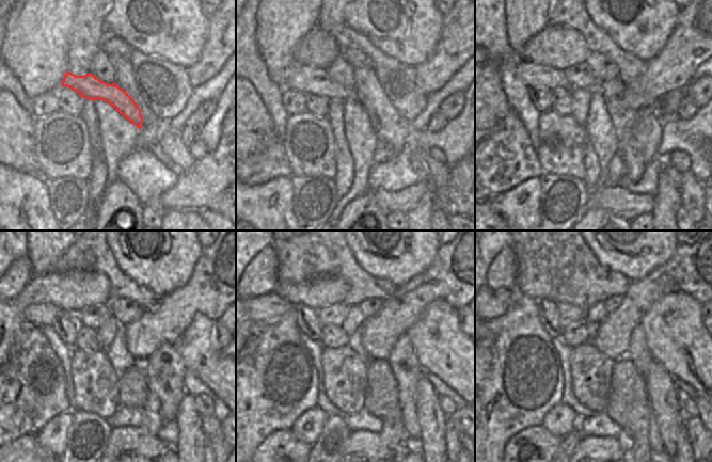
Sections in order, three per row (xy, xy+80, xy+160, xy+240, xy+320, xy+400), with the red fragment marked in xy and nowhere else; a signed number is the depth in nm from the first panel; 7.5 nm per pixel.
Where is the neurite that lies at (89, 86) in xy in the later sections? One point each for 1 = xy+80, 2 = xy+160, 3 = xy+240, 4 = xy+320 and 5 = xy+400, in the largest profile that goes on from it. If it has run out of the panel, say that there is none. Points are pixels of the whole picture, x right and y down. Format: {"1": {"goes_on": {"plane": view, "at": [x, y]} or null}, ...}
{"1": {"goes_on": {"plane": "xy+80", "at": [309, 80]}}, "2": {"goes_on": {"plane": "xy+160", "at": [531, 74]}}, "3": {"goes_on": {"plane": "xy+240", "at": [42, 314]}}, "4": {"goes_on": {"plane": "xy+320", "at": [266, 309]}}, "5": {"goes_on": {"plane": "xy+400", "at": [496, 302]}}}

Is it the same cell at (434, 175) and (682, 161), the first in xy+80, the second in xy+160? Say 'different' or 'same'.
different

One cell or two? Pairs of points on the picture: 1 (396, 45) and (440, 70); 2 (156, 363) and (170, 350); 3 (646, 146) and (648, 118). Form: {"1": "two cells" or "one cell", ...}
{"1": "two cells", "2": "one cell", "3": "one cell"}

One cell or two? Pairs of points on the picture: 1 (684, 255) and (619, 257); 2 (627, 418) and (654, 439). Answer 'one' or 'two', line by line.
1: two
2: two

